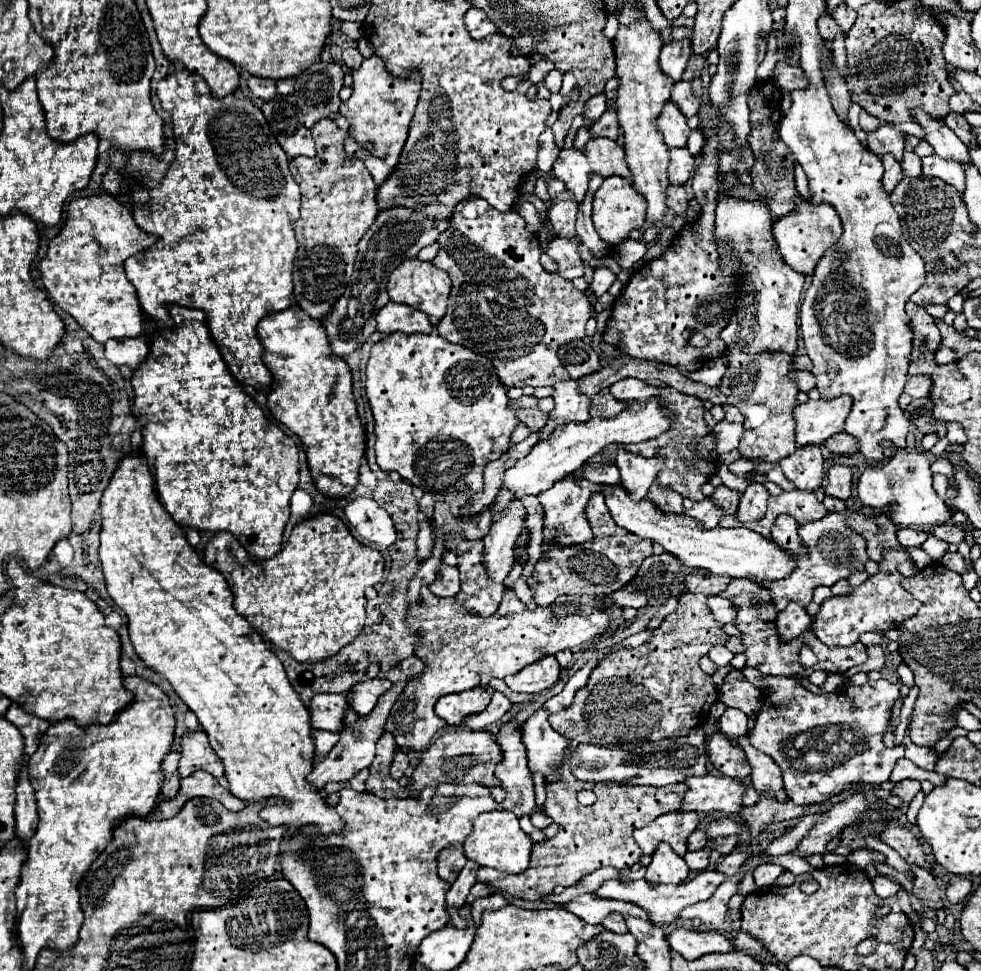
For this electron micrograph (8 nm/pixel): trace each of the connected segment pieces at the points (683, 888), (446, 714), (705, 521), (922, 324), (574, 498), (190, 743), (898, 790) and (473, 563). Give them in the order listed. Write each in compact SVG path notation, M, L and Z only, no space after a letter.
M703 870L699 872L693 880L689 880L687 884L659 884L659 886L651 886L647 880L607 880L603 882L595 892L593 896L595 898L605 898L605 900L621 900L621 902L631 902L639 908L643 908L649 916L651 922L655 924L671 924L677 914L693 904L693 902L703 902L703 900L709 900L713 896L713 892L717 890L717 886L727 880L727 876L723 876L721 872L717 870Z
M477 686L473 690L465 690L465 692L457 692L457 694L443 696L437 702L435 712L449 726L461 726L465 722L465 716L483 712L487 708L489 700L491 700L489 692Z
M705 498L705 500L701 500L701 502L685 500L683 506L685 506L685 512L683 512L683 514L689 516L689 518L693 518L693 520L697 520L705 530L707 530L707 528L717 528L717 524L719 524L719 520L721 520L721 516L723 516L723 510L717 508L717 506L711 502L711 498Z
M911 300L905 304L905 310L911 318L911 328L913 328L913 334L915 334L915 348L911 352L911 360L915 360L919 356L921 340L925 340L929 350L935 352L941 344L941 334L939 334L939 328L935 326L935 322L933 322L933 316L929 316L925 312L925 308L913 304Z
M569 476L557 484L553 484L553 488L549 488L547 492L543 492L539 496L539 502L545 508L545 540L541 546L541 552L547 554L551 550L551 544L557 546L573 546L573 544L583 544L593 540L593 532L591 526L587 522L585 516L585 508L587 502L591 498L591 494L599 492L599 486L587 480L581 480L581 484L577 484L575 480L569 480Z
M187 732L181 738L181 760L179 760L179 774L183 778L191 776L197 770L205 770L215 778L223 776L223 764L213 752L205 732Z
M907 778L907 780L901 780L899 784L895 784L895 786L893 786L891 794L903 800L903 806L899 808L903 814L907 812L907 808L909 808L909 804L911 804L911 800L915 798L915 794L917 794L919 790L921 790L921 782L919 782L919 780L909 780L909 778Z
M449 532L445 536L445 548L457 554L457 568L461 572L461 590L455 596L457 604L461 604L471 614L491 616L499 608L503 596L503 584L491 582L487 576L487 568L483 564L483 540L467 540L457 532Z

